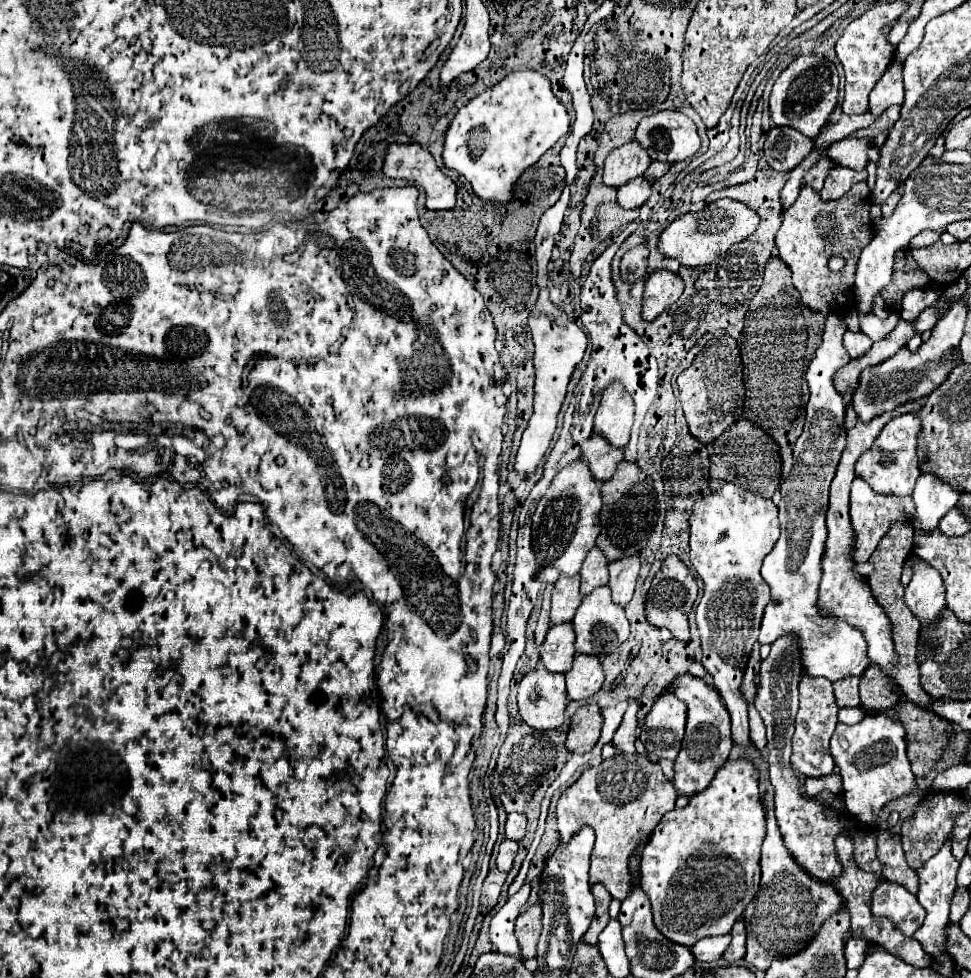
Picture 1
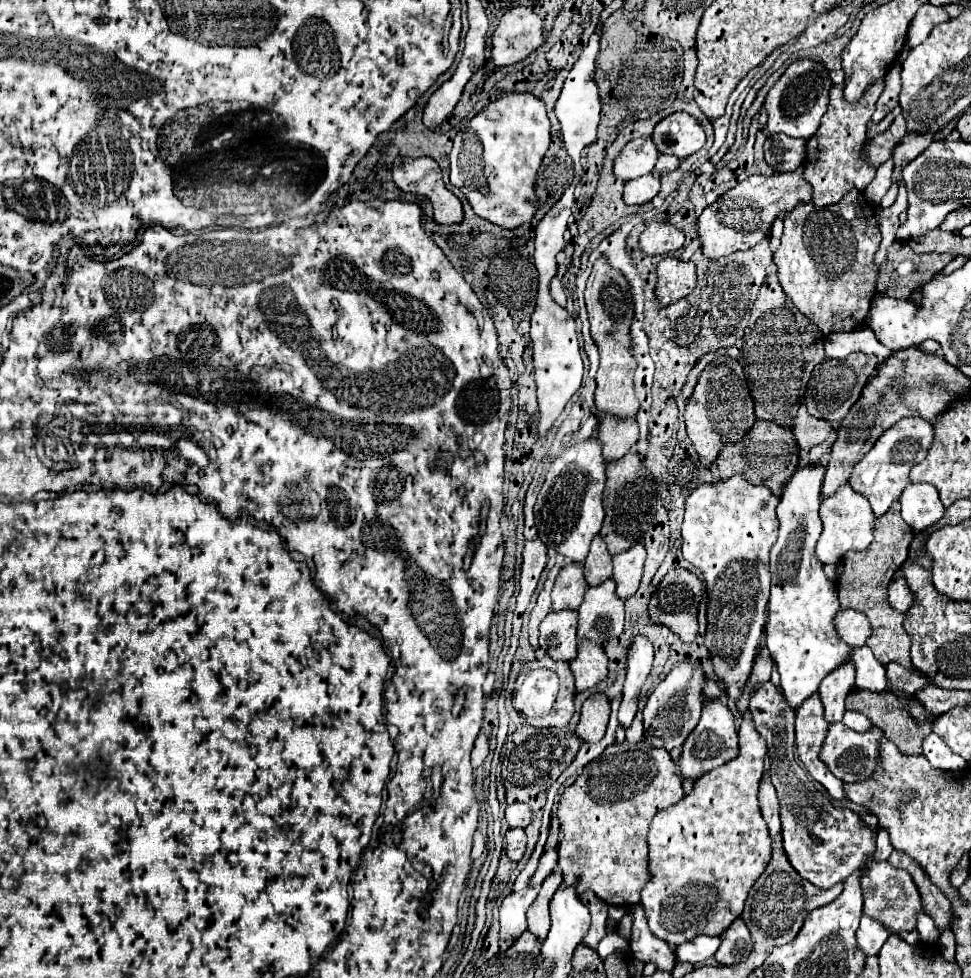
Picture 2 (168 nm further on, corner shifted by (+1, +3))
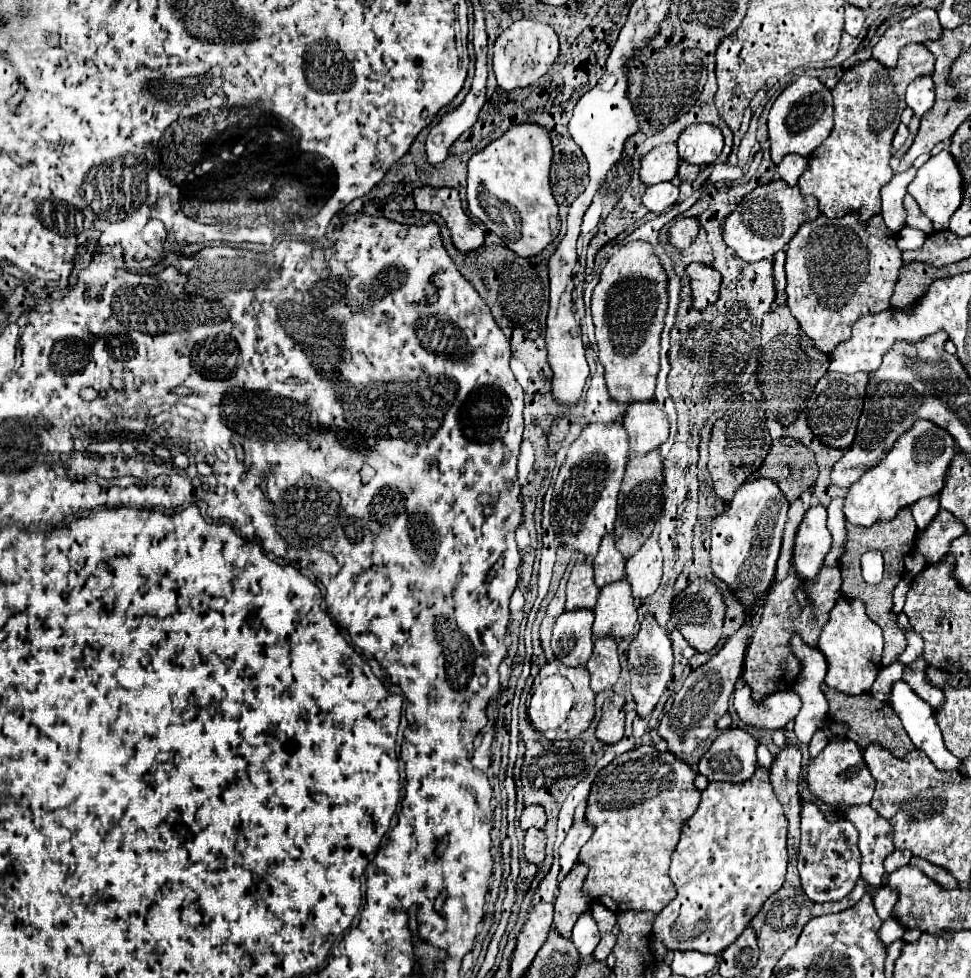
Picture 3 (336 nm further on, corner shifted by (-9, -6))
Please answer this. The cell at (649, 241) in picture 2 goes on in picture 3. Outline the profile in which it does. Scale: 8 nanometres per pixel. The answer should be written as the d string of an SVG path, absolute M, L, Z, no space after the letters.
M689 217L689 219L679 219L671 229L669 229L669 241L677 247L677 249L687 249L697 233L701 229L699 217Z

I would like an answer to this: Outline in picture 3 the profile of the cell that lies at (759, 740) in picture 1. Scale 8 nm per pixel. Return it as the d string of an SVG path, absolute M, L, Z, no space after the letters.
M759 767L753 779L745 783L709 783L701 793L701 803L683 825L669 875L677 887L677 899L671 901L655 919L653 935L669 951L701 951L719 955L751 923L771 893L777 893L785 881L787 869L787 817L777 801L769 771Z

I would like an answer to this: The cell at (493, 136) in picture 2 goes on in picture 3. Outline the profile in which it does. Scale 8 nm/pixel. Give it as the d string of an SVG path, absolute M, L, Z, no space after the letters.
M531 123L531 125L511 127L503 137L489 143L481 153L475 153L467 165L469 167L467 201L471 215L477 217L497 237L501 237L501 241L519 257L541 255L543 249L553 243L553 239L559 235L561 229L559 207L549 187L551 157L553 157L553 145L549 139L549 131L537 123Z

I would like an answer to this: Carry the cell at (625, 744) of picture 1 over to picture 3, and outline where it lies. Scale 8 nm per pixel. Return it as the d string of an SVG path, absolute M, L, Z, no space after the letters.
M647 615L629 645L629 673L631 673L631 693L637 703L637 713L641 717L649 717L655 709L659 697L663 695L673 669L673 645L671 633L657 623L653 615Z

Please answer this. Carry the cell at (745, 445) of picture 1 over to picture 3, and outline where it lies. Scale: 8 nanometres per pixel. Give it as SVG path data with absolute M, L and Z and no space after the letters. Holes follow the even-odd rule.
M789 437L775 441L757 473L757 477L771 477L777 481L789 503L797 501L803 491L813 489L819 475L813 453L809 453L809 457L797 455L797 447L799 443ZM799 457L803 457L803 461L799 461Z

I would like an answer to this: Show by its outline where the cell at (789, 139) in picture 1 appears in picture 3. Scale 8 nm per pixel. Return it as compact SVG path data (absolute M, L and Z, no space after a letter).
M787 155L779 165L777 165L777 173L783 181L787 181L791 187L797 185L797 179L801 177L801 173L807 169L807 159L799 157L799 155Z

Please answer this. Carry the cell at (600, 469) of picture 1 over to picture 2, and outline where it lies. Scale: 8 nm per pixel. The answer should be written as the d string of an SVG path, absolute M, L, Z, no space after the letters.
M601 416L599 428L597 428L597 440L603 446L605 464L621 460L637 442L637 438L639 438L639 428L635 418Z

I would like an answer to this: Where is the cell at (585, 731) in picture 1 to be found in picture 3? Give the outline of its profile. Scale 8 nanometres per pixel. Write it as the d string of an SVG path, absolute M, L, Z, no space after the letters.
M613 695L603 703L603 717L597 725L597 739L605 745L617 743L623 737L625 731L625 711L623 711L625 699L621 695Z

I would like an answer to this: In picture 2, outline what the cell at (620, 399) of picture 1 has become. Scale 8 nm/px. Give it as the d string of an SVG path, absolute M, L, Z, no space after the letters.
M603 258L595 262L593 272L587 280L585 288L585 306L589 312L591 334L599 346L601 364L597 370L597 390L595 390L595 406L601 414L611 414L615 418L633 418L639 412L639 402L633 390L633 372L637 364L629 352L629 324L633 318L633 298L629 294L627 280L613 270Z

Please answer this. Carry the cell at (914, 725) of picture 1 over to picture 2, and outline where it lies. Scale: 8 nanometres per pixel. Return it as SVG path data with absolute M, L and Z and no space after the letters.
M853 690L847 696L847 710L857 710L865 714L877 728L885 732L885 736L903 752L909 756L921 756L921 744L925 736L931 734L931 724L933 720L917 722L907 710L905 710L905 700L895 698L895 694L873 694L869 690Z

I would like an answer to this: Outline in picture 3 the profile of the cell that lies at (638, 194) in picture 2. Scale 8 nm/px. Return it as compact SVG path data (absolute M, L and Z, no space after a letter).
M665 181L647 187L643 195L643 205L653 213L663 213L677 201L677 197L679 197L679 187L675 187L671 181Z

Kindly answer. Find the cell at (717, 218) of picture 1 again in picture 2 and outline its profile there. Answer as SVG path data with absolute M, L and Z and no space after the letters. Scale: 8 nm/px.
M803 166L793 172L773 174L773 176L751 176L737 184L723 196L719 196L711 206L707 206L697 218L697 234L701 240L701 252L707 258L729 256L735 250L753 248L761 238L769 234L773 218L781 212L793 210L799 202L811 200L813 186L803 180Z

